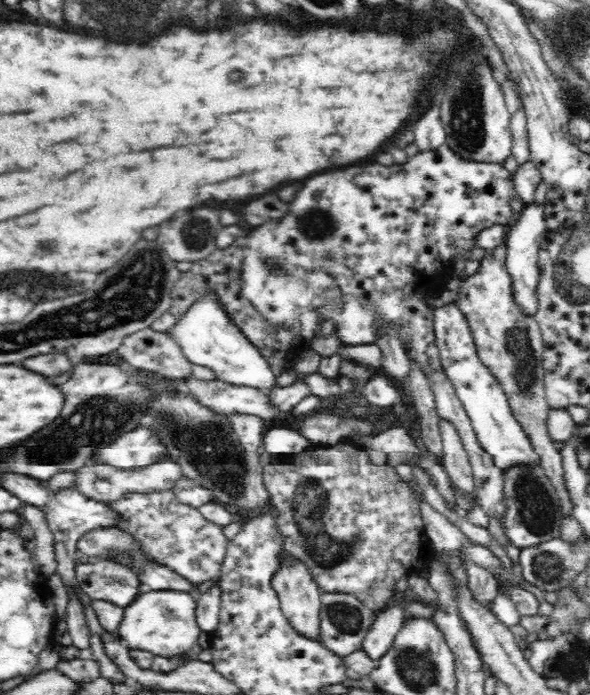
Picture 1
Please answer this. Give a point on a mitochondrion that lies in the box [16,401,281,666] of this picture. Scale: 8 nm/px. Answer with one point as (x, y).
(205, 442)

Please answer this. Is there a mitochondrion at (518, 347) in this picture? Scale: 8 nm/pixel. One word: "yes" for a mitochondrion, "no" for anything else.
yes

